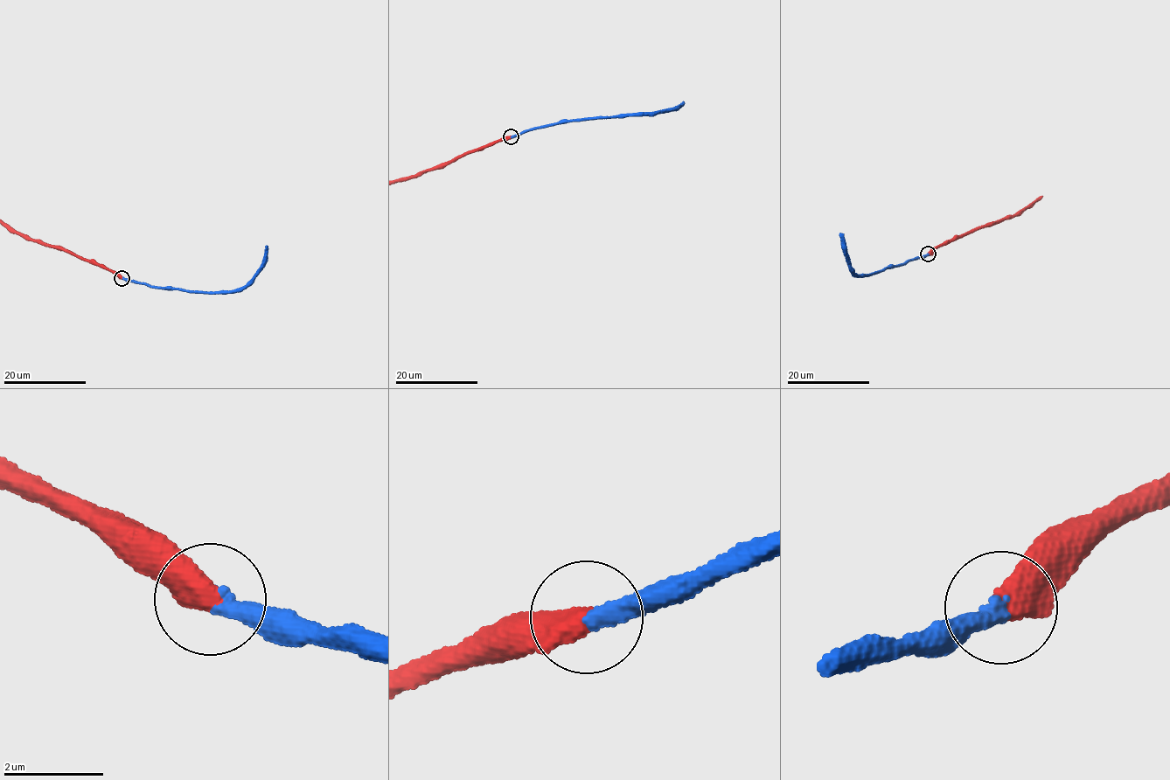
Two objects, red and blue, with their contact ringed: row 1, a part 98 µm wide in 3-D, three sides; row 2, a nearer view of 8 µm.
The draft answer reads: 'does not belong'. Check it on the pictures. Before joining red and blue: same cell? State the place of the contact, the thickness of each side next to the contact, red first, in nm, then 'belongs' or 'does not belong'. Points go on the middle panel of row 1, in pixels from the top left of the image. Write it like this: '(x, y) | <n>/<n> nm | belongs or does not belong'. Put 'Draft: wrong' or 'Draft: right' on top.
Draft: wrong
(511, 136) | 550/360 nm | belongs

